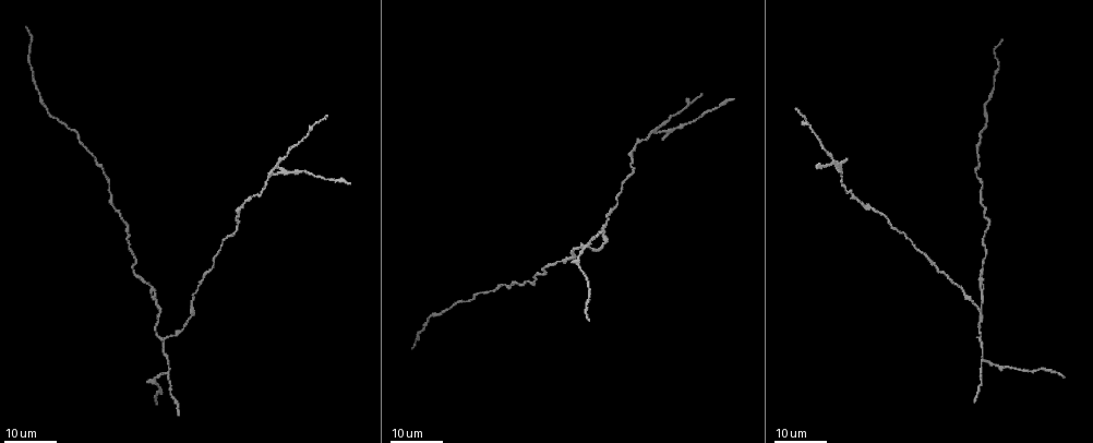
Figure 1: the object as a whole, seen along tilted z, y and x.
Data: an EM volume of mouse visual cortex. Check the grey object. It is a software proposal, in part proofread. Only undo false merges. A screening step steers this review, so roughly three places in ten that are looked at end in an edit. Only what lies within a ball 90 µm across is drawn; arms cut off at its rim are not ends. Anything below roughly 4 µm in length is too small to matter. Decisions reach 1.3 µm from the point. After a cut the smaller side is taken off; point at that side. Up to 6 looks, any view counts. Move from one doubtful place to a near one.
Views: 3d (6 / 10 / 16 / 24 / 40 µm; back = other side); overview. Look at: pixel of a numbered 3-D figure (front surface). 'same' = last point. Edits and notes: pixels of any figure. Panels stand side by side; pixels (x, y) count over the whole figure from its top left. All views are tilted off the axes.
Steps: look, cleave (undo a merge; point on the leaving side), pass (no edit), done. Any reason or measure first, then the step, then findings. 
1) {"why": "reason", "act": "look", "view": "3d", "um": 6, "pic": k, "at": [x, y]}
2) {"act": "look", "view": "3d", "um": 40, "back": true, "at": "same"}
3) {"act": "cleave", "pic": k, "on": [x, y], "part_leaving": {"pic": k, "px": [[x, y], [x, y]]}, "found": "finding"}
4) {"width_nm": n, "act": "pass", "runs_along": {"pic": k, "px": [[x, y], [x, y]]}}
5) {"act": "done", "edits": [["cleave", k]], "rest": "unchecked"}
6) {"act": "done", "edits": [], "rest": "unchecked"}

{"why": "branch point", "act": "look", "view": "3d", "um": 16, "pic": 1, "at": [162, 339]}

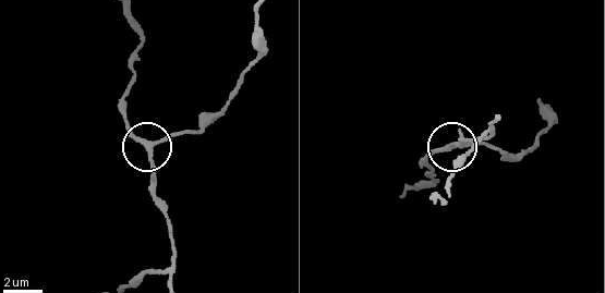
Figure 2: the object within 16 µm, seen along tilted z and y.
{"act": "look", "view": "3d", "um": 6, "pic": 2, "at": [152, 150]}

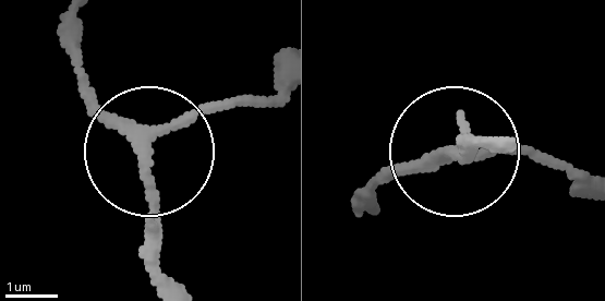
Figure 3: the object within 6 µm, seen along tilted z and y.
{"act": "pass", "runs_along": {"pic": 3, "px": [[77, 22], [82, 86], [143, 161], [155, 279]]}, "found": "one neuron here"}

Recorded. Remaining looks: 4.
{"why": "arms part here", "act": "look", "view": "3d", "um": 24, "pic": 1, "at": [169, 374]}

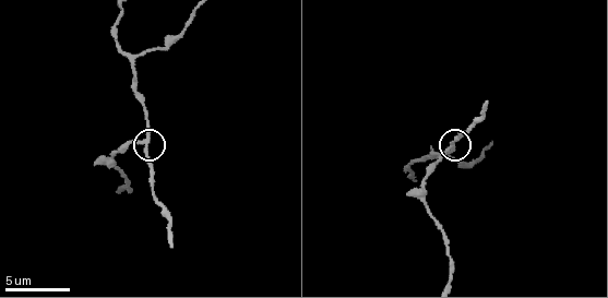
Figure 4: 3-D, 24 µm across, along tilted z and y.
{"act": "look", "view": "3d", "um": 6, "pic": 4, "at": [448, 147]}

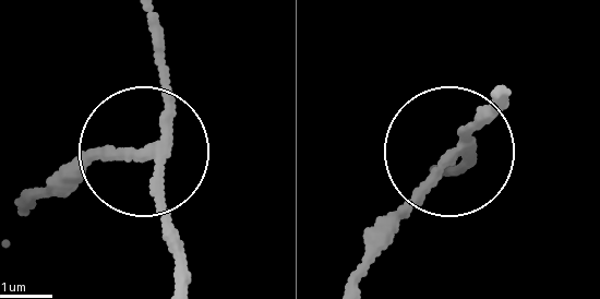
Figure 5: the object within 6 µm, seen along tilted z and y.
{"why": "from behind", "act": "look", "view": "3d", "um": 6, "back": true, "pic": 5, "at": [452, 153]}

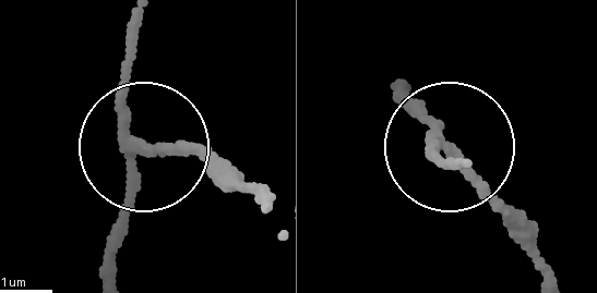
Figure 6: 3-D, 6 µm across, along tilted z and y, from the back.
{"act": "cleave", "pic": 6, "on": [192, 143], "part_leaving": {"pic": 6, "px": [[138, 149], [182, 158], [259, 204]]}, "found": "two neurons meet here"}

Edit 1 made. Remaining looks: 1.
{"act": "done", "edits": [["cleave", 6]], "rest": "unchecked"}

